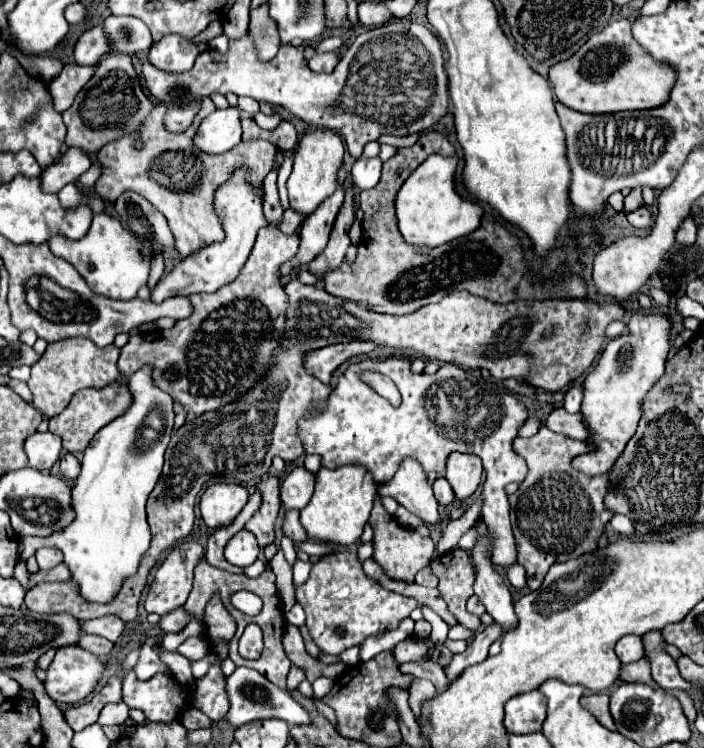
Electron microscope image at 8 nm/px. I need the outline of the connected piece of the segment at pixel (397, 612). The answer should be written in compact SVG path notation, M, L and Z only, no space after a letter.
M355 547L353 549L341 549L337 553L321 557L313 565L309 579L303 585L295 587L295 597L297 597L297 603L301 603L301 607L305 609L305 615L307 615L305 625L309 629L311 637L321 647L321 651L329 653L329 655L339 655L341 651L345 651L353 645L359 645L369 635L395 629L399 625L399 621L415 609L415 599L409 599L409 597L403 597L399 593L387 591L375 579L365 575L363 565L357 559L357 549Z

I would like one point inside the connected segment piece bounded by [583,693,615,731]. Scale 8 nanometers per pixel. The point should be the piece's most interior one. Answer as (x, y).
(598, 704)

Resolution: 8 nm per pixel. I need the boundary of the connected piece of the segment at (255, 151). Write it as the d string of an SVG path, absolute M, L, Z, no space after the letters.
M209 97L203 99L203 107L197 113L197 119L193 121L193 125L181 135L169 135L169 131L165 131L163 127L165 107L157 103L157 107L141 123L141 139L145 141L145 147L141 151L135 149L135 135L131 133L107 143L97 153L97 161L103 167L103 175L95 183L97 195L109 203L113 203L121 193L129 189L143 195L157 211L165 215L169 229L175 233L173 235L175 249L181 253L181 257L189 257L197 253L199 249L211 243L221 243L225 239L225 231L215 213L213 201L215 201L215 191L223 183L227 183L227 179L231 177L235 169L241 169L241 167L249 169L247 183L253 185L257 191L263 189L265 175L277 169L277 161L275 161L277 147L263 139L243 141L221 155L211 155L211 153L201 151L193 143L193 135L197 133L197 127L201 125L201 121L213 111L215 111L213 101Z

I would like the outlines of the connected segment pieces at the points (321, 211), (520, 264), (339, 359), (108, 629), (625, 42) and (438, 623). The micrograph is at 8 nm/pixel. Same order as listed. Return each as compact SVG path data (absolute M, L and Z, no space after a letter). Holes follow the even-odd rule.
M337 185L335 193L329 195L317 211L313 211L307 219L305 225L301 227L301 247L293 259L283 263L279 267L279 277L293 277L303 265L311 263L325 247L329 241L331 225L335 221L335 215L339 213L339 207L343 203L343 185Z
M427 131L419 137L419 141L413 147L405 147L399 149L395 157L391 157L389 161L385 161L383 165L383 175L381 181L377 183L377 187L361 191L359 195L359 207L365 211L363 217L363 243L359 245L359 253L357 259L353 263L341 263L339 269L335 271L327 271L327 279L331 279L331 295L347 299L347 301L355 301L365 305L369 311L377 311L377 313L391 313L391 315L407 315L407 313L415 313L417 309L429 305L429 303L439 303L447 293L451 291L459 291L459 289L467 289L473 295L479 295L483 299L493 299L497 303L509 303L509 301L517 301L517 299L585 299L587 297L587 285L583 281L583 277L579 275L569 275L563 285L561 283L553 283L551 279L547 281L547 289L543 283L535 283L535 273L529 273L529 267L525 263L523 257L523 247L517 239L517 235L509 233L509 229L505 225L501 225L495 215L485 215L483 223L477 231L459 237L451 243L439 245L439 247L415 247L415 245L407 245L399 233L397 227L397 217L395 217L395 197L399 187L405 183L405 179L415 171L417 165L421 165L429 155L439 153L439 155L453 155L455 147L447 141L447 137L441 131Z
M349 341L349 343L337 343L329 345L325 349L311 351L305 361L305 369L321 379L323 383L329 383L331 373L349 357L355 357L359 353L371 353L377 345L373 341Z
M107 615L107 617L101 617L101 619L93 619L93 621L83 621L81 627L85 627L85 633L93 633L93 635L101 635L109 641L117 641L117 637L121 635L125 623L121 623L121 619L113 617L113 615Z
M633 13L627 19L617 19L609 23L601 33L587 39L587 43L567 61L561 61L551 67L549 81L555 89L555 95L567 107L581 113L617 113L617 111L643 111L655 109L669 101L671 89L677 79L673 65L653 59L631 33L631 25L637 19ZM609 59L623 59L619 67L605 71L603 63L609 65Z
M422 609L422 612L424 619L432 626L431 640L435 644L443 644L448 637L448 625L435 612L432 612L432 610Z

